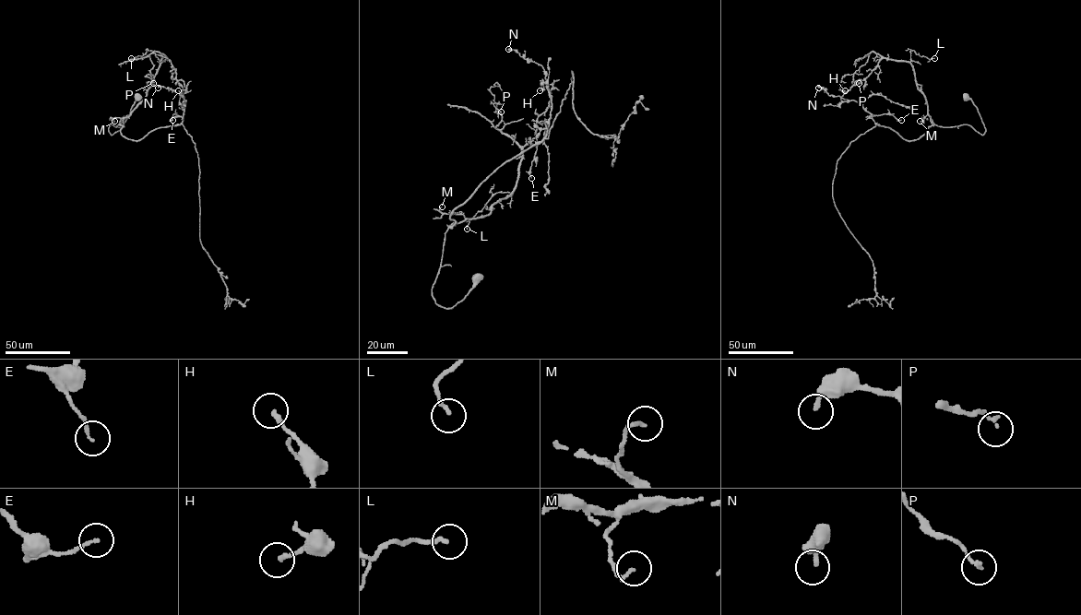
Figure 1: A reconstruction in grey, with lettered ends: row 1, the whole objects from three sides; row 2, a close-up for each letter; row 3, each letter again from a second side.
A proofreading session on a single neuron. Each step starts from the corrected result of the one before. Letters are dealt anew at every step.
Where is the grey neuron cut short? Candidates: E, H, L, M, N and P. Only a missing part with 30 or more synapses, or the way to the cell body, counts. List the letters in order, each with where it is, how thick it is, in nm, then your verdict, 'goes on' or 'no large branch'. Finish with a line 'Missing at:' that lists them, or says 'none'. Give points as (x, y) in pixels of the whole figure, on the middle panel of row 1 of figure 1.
E: at (531, 178); 120 nm thick; no large branch
H: at (540, 90); 190 nm thick; no large branch
L: at (467, 229); 170 nm thick; no large branch
M: at (442, 206); 140 nm thick; no large branch
N: at (508, 49); 240 nm thick; no large branch
P: at (501, 112); 160 nm thick; no large branch
Missing at: none

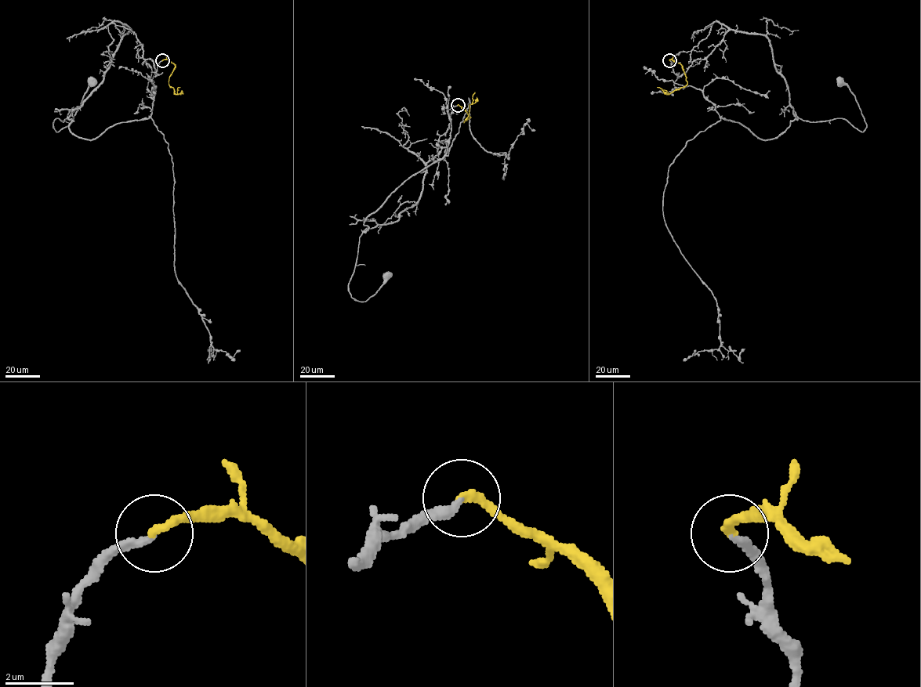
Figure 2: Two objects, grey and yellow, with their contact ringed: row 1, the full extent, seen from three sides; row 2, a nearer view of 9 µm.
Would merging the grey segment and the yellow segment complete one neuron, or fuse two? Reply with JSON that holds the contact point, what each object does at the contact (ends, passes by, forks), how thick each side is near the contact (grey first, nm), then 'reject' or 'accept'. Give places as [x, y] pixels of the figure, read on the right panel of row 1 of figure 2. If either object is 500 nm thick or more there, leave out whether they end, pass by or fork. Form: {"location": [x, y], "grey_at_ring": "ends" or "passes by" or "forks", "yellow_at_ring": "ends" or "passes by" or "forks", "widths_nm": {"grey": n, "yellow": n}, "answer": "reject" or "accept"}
{"location": [669, 60], "grey_at_ring": "ends", "yellow_at_ring": "ends", "widths_nm": {"grey": 240, "yellow": 280}, "answer": "accept"}

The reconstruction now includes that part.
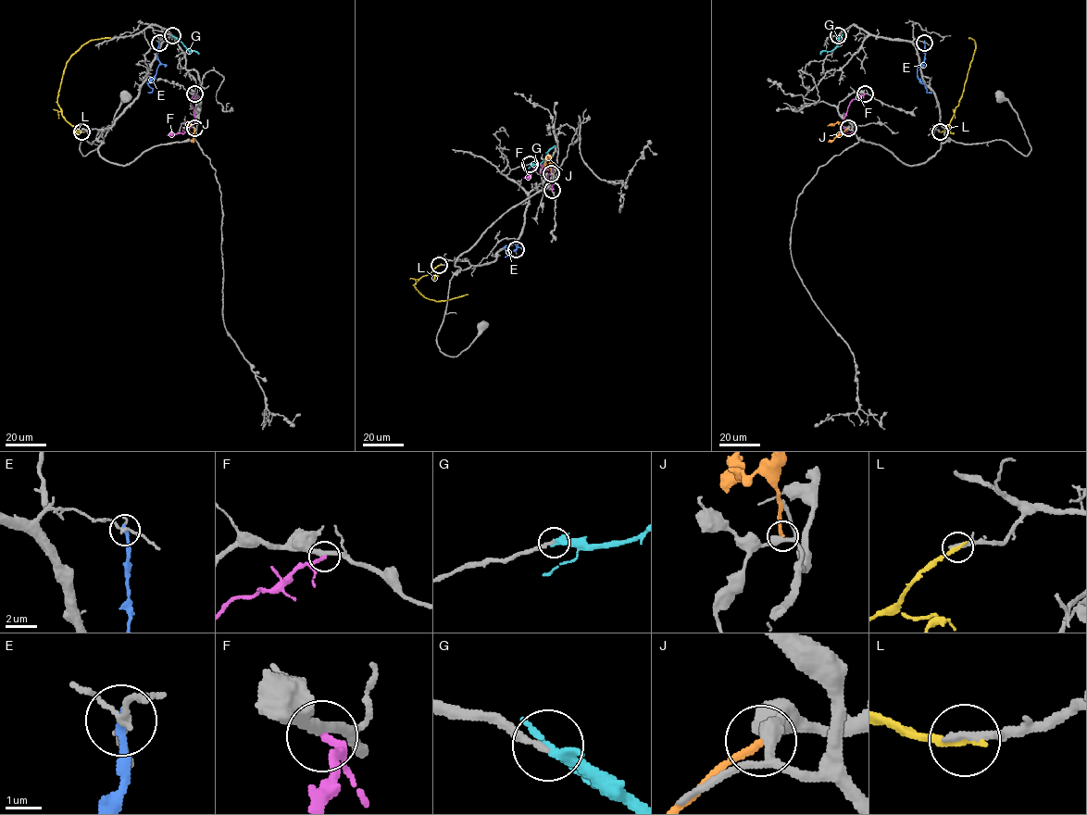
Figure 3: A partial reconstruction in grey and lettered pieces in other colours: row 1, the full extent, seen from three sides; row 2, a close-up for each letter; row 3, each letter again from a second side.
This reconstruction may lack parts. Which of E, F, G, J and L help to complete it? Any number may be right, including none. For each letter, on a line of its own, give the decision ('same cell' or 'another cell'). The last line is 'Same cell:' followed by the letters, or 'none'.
E: another cell
F: another cell
G: same cell
J: another cell
L: another cell
Same cell: G

